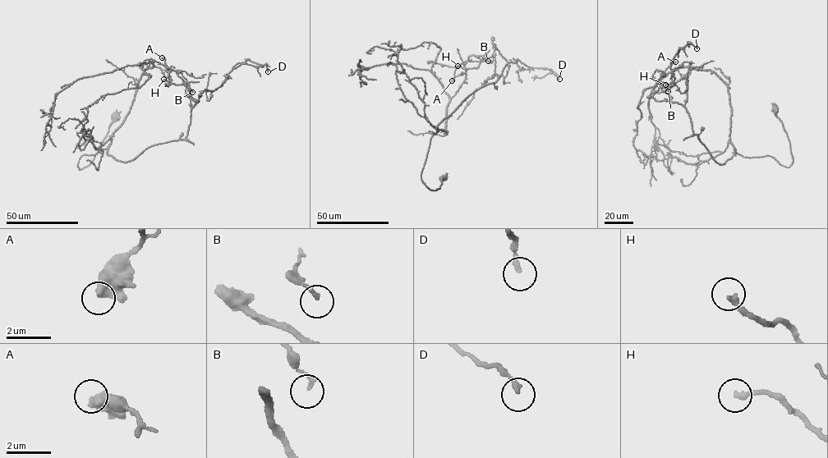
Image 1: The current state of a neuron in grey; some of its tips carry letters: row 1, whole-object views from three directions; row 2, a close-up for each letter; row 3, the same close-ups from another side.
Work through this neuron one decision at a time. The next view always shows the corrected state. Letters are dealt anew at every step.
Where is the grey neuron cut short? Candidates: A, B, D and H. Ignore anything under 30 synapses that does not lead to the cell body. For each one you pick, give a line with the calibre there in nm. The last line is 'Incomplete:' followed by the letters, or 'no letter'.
Incomplete: no letter

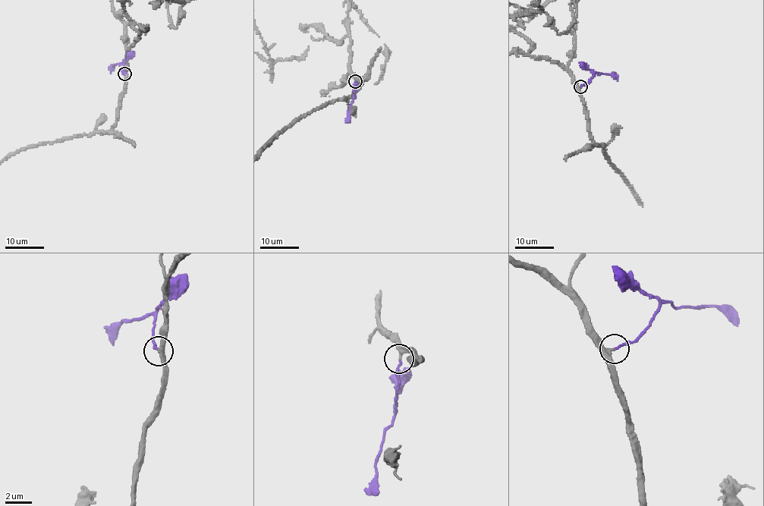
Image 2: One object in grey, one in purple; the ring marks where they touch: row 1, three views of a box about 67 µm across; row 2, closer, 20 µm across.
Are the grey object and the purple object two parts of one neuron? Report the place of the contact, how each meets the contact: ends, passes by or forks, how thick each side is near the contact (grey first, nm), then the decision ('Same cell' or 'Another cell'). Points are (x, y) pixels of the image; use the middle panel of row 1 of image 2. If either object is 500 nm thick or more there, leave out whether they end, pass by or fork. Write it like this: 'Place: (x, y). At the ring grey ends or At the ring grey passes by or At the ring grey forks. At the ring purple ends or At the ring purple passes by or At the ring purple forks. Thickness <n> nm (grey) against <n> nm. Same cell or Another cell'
Place: (355, 81). At the ring grey passes by. At the ring purple ends. Thickness 240 nm (grey) against 170 nm. Same cell

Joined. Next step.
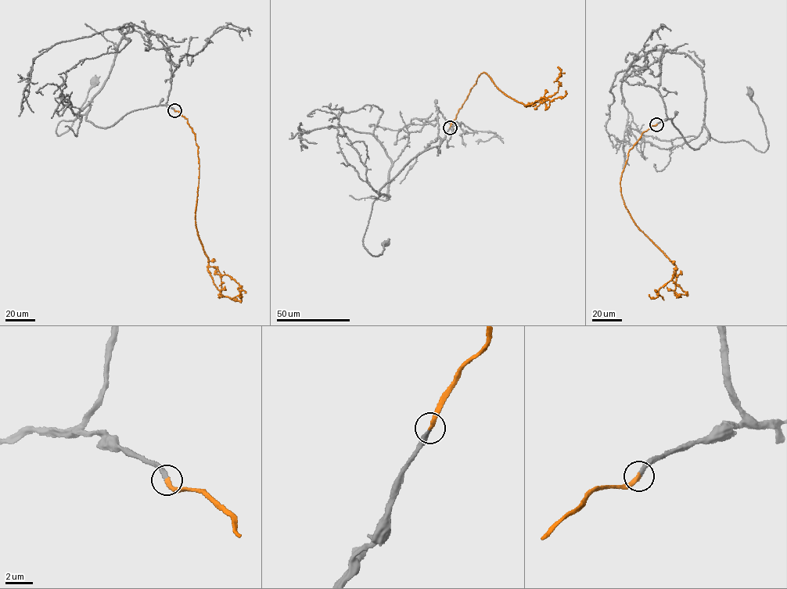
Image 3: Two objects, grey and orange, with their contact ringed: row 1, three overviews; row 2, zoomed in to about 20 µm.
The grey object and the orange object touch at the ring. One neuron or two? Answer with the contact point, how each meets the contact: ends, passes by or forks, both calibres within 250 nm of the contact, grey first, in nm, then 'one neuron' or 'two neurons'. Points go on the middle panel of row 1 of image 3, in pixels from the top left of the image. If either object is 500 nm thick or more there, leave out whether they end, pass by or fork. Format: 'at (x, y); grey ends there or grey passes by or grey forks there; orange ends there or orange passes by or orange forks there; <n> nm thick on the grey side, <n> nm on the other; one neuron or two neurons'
at (450, 127); grey ends there; orange ends there; 280 nm thick on the grey side, 320 nm on the other; one neuron

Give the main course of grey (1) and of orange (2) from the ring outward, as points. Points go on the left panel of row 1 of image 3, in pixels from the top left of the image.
1: (174, 109), (134, 110), (102, 128), (86, 120), (87, 112), (61, 121), (57, 135), (69, 129), (94, 81)
2: (174, 110), (188, 120), (198, 147), (195, 224), (209, 265), (238, 283), (239, 292)

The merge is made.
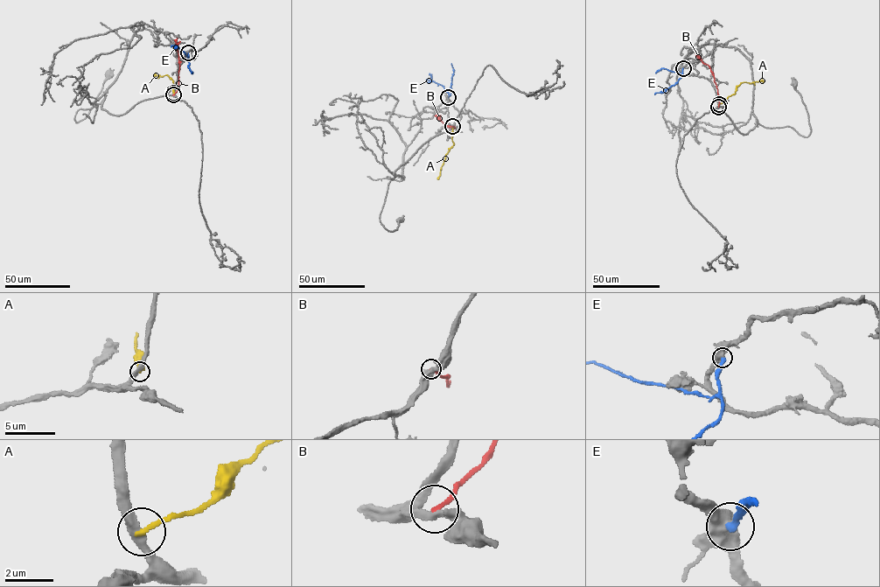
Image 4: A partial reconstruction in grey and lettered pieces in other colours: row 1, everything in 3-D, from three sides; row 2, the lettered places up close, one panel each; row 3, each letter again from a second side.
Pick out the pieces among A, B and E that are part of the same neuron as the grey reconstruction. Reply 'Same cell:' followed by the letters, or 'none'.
Same cell: none

